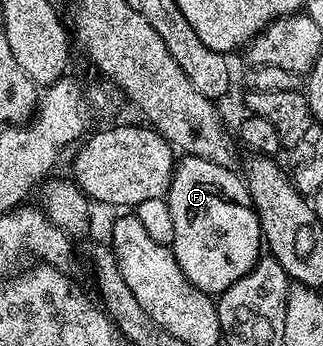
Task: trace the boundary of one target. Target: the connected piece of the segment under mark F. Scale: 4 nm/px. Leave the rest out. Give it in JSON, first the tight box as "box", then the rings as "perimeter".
{"box":[166,156,262,294],"perimeter":[[[184,156],[183,159],[175,165],[172,173],[172,184],[168,187],[166,199],[170,206],[170,218],[174,218],[174,242],[170,246],[172,253],[176,255],[178,266],[182,270],[182,274],[186,274],[186,278],[190,278],[190,282],[194,286],[198,286],[198,290],[209,294],[219,294],[225,292],[230,286],[234,286],[234,282],[238,278],[242,278],[242,274],[249,272],[256,261],[262,255],[262,237],[260,235],[260,220],[256,217],[256,210],[252,207],[252,199],[248,197],[248,187],[244,185],[243,179],[233,169],[223,168],[214,162],[206,162],[206,158],[198,158],[197,156]]]}

